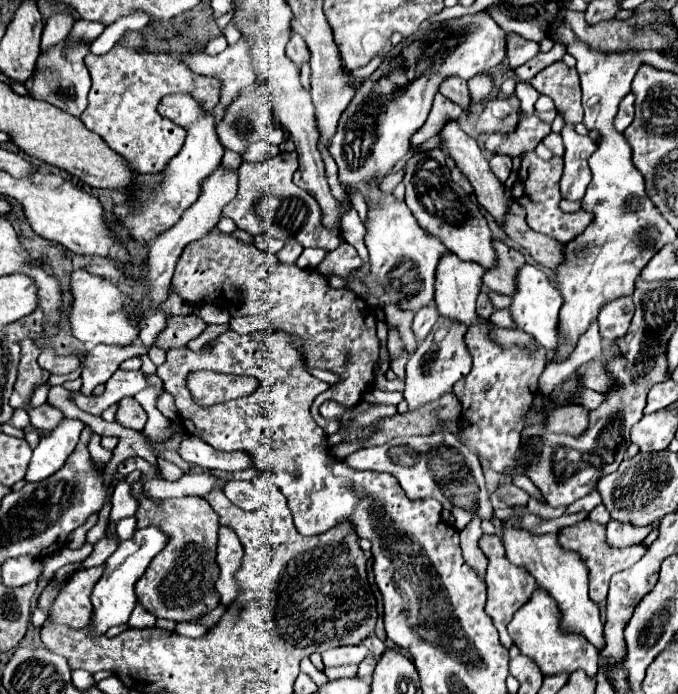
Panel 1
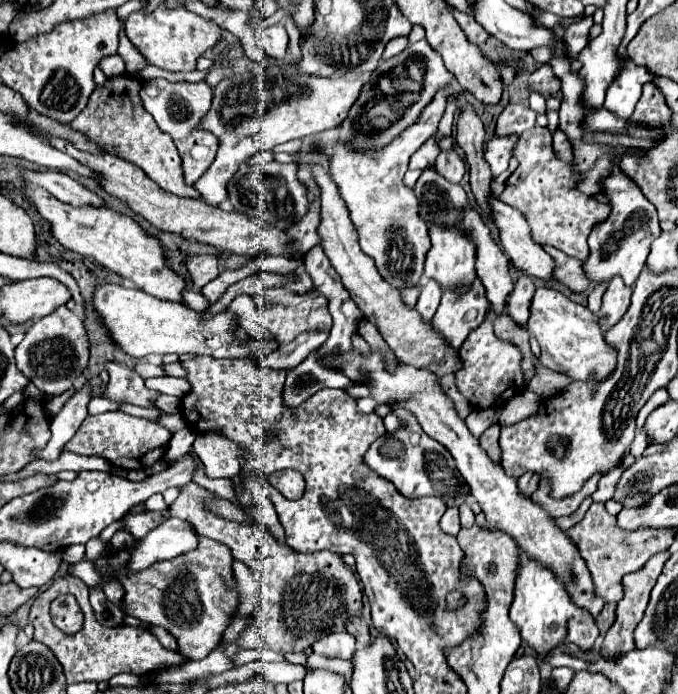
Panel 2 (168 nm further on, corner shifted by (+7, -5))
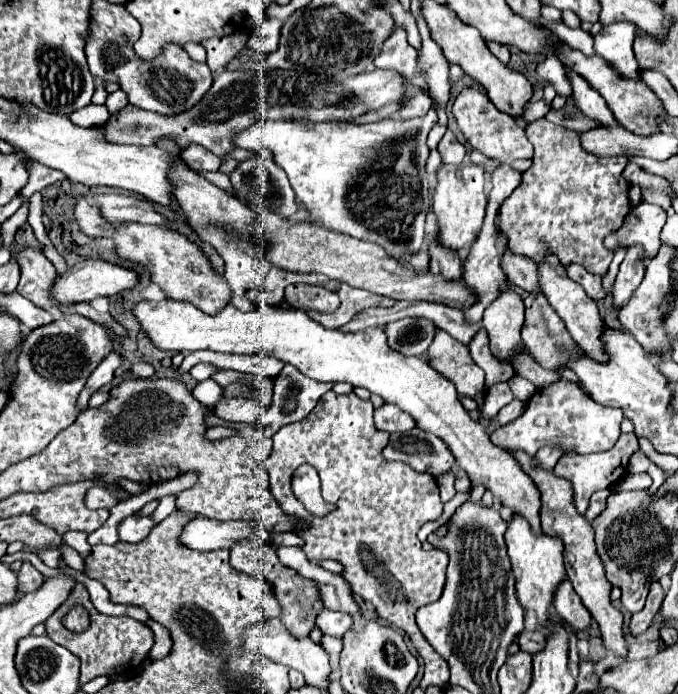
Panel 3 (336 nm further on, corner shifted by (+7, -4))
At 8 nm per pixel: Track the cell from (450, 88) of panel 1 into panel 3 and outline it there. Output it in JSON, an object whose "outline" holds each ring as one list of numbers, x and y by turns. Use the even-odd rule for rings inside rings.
{"outline":[[505,246,503,258,501,258,501,268,513,286,519,286,527,292,539,292,535,262,531,258,527,258,523,254,515,254,515,252,511,252,509,246]]}

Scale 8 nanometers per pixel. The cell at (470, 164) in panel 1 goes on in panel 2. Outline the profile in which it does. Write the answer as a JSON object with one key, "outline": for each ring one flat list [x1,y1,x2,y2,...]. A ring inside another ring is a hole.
{"outline":[[491,199,493,219,499,229,499,241,513,265,545,283,555,283,553,257,531,237,531,227,519,209,513,209,499,199]]}

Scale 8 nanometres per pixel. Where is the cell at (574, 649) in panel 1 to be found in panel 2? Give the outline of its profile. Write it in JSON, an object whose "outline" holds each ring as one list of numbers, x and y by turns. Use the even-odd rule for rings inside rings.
{"outline":[[519,551,519,569,517,569,517,579,515,579,515,599,511,607,511,621,521,629,521,639,525,639,531,647,535,649,537,655,547,655,553,647,573,641,581,649,589,651,593,649,593,643,599,635,599,629,595,625,595,619,591,613,585,613,585,609,577,609,573,601,569,601,569,593,565,593,565,585,549,573,549,569,537,565,531,557,525,557,525,553],[577,617,577,633,575,639,567,637,567,619]]}

